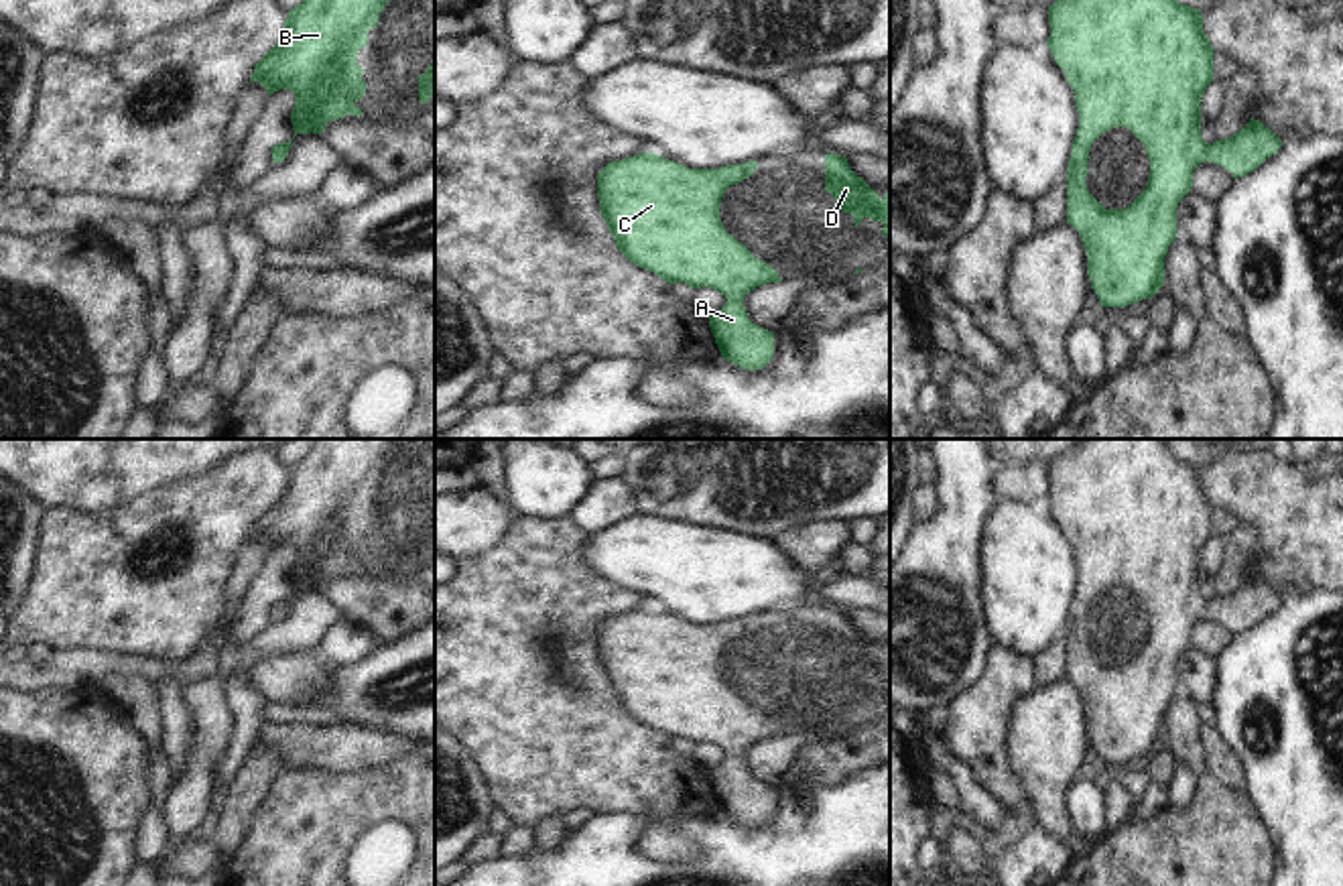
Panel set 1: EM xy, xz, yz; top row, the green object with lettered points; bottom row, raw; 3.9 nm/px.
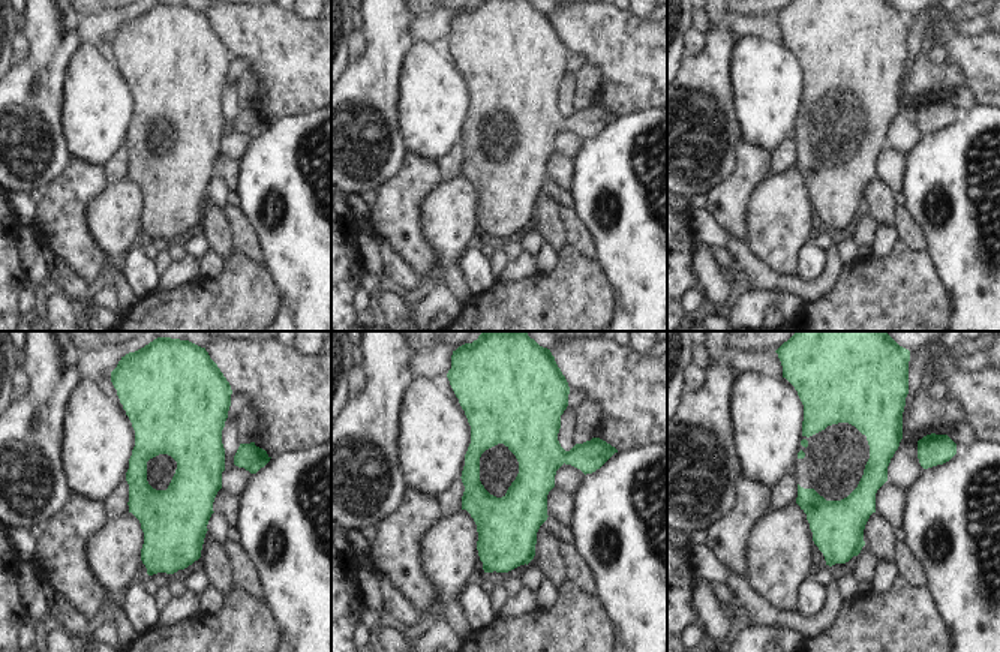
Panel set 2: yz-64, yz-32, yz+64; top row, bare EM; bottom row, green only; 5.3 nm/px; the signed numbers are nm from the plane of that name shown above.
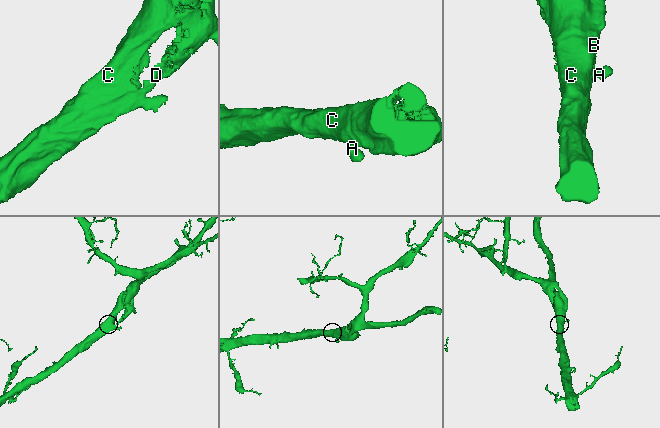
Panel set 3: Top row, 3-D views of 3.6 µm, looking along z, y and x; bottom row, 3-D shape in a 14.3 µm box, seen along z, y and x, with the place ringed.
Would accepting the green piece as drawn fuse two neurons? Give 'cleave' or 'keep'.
keep

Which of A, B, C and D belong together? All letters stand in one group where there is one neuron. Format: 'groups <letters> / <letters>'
groups A B C D

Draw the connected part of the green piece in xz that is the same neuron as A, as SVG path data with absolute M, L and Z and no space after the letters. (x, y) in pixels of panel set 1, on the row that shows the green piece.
M640 152L622 161L612 161L597 173L597 199L601 217L614 236L618 250L632 264L654 272L668 284L685 282L691 289L707 287L727 299L725 305L709 317L709 327L721 358L740 366L742 370L760 370L774 356L774 333L758 327L748 319L742 299L756 287L780 282L780 276L770 264L754 258L742 242L725 232L719 219L719 203L727 187L748 179L756 167L756 161L748 161L742 165L725 165L717 169L687 169L685 165L666 161L654 152Z

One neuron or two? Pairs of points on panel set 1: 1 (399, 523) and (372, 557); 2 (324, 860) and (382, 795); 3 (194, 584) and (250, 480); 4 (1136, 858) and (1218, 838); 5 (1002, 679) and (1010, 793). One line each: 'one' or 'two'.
1: one
2: one
3: one
4: one
5: one

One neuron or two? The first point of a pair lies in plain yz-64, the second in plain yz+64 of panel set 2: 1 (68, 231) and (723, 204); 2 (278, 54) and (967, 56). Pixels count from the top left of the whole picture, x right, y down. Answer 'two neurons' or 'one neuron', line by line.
1: one neuron
2: one neuron

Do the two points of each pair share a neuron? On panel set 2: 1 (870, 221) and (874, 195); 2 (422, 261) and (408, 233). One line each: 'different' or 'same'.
1: different
2: same

